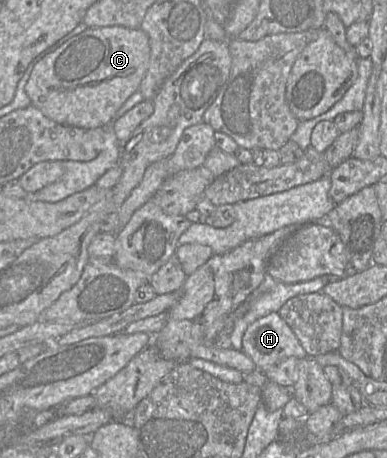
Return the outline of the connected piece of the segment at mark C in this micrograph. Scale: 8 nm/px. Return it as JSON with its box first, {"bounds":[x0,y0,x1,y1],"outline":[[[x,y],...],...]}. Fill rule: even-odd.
{"bounds":[25,27,149,129],"outline":[[[140,27],[86,28],[37,62],[25,91],[32,106],[59,124],[85,129],[104,127],[139,89],[149,58],[149,38]]]}

